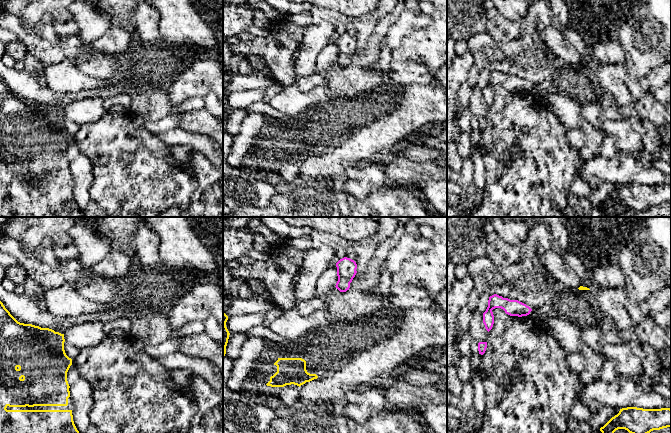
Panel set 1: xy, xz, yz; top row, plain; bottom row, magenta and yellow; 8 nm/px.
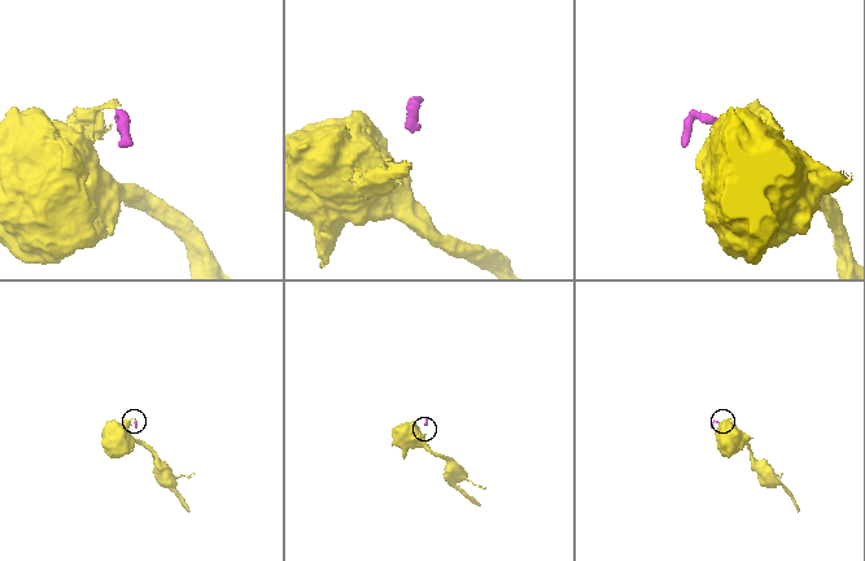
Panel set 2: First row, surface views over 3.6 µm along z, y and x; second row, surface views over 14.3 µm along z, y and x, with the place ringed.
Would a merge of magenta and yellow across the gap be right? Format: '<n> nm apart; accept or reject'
420 nm apart; reject

